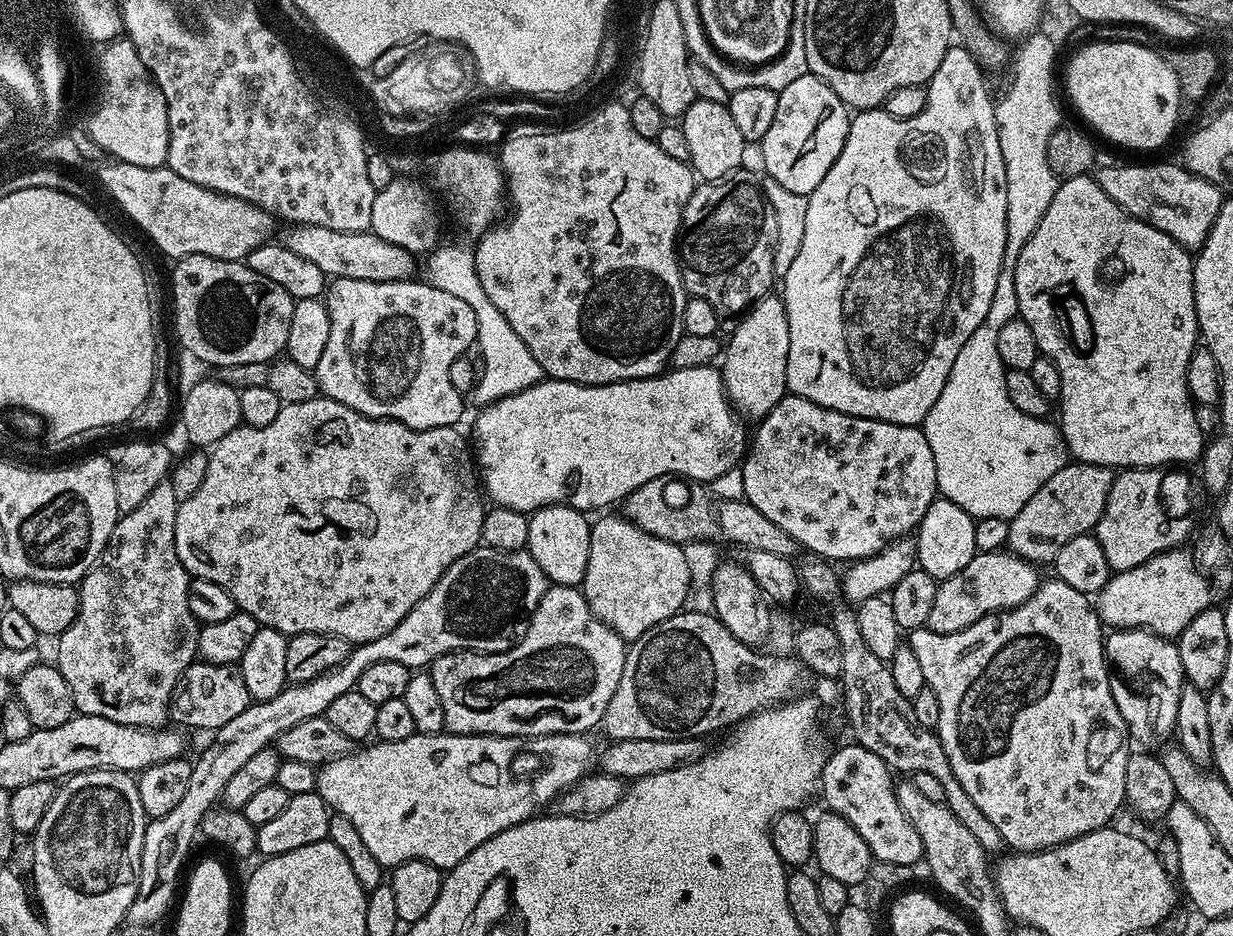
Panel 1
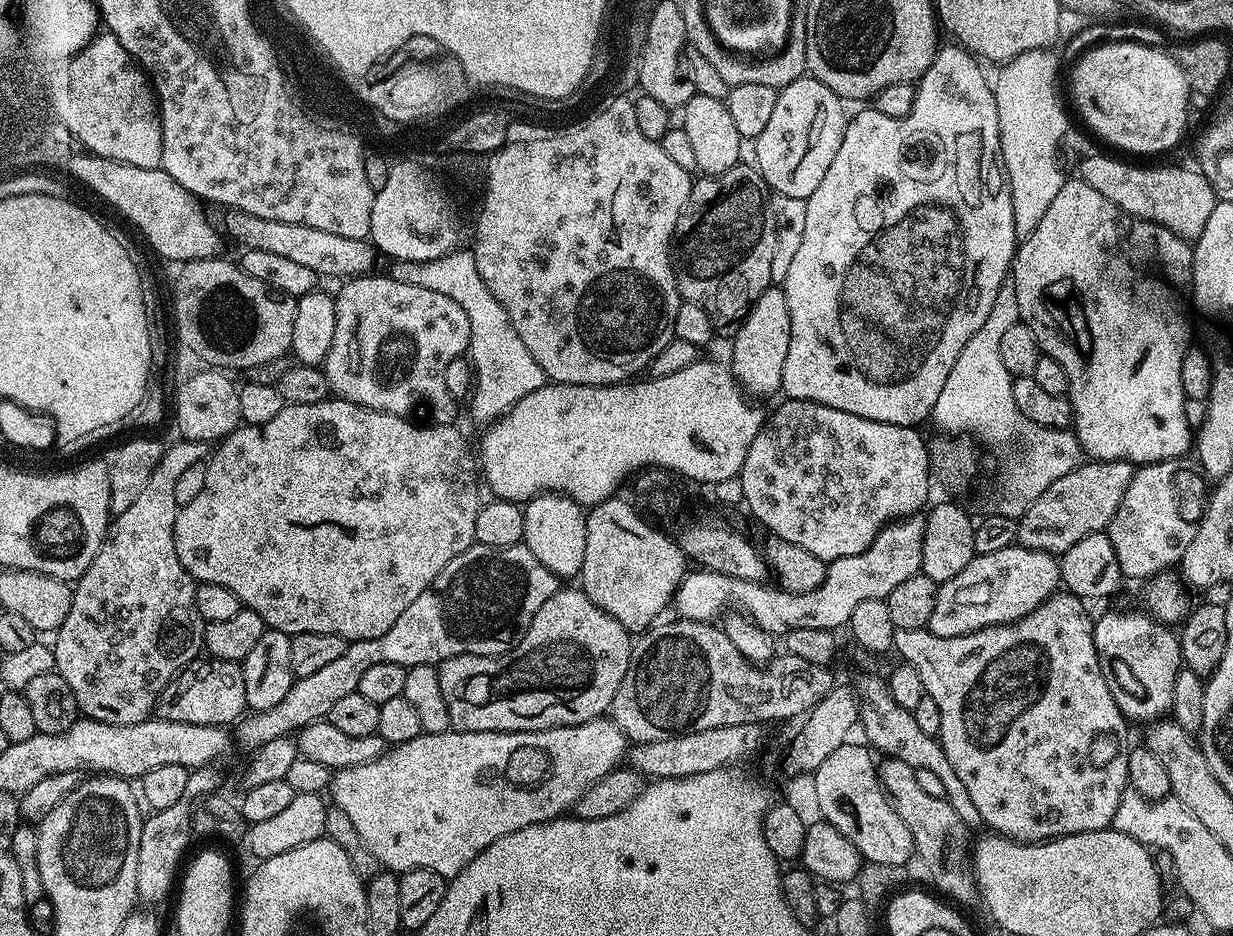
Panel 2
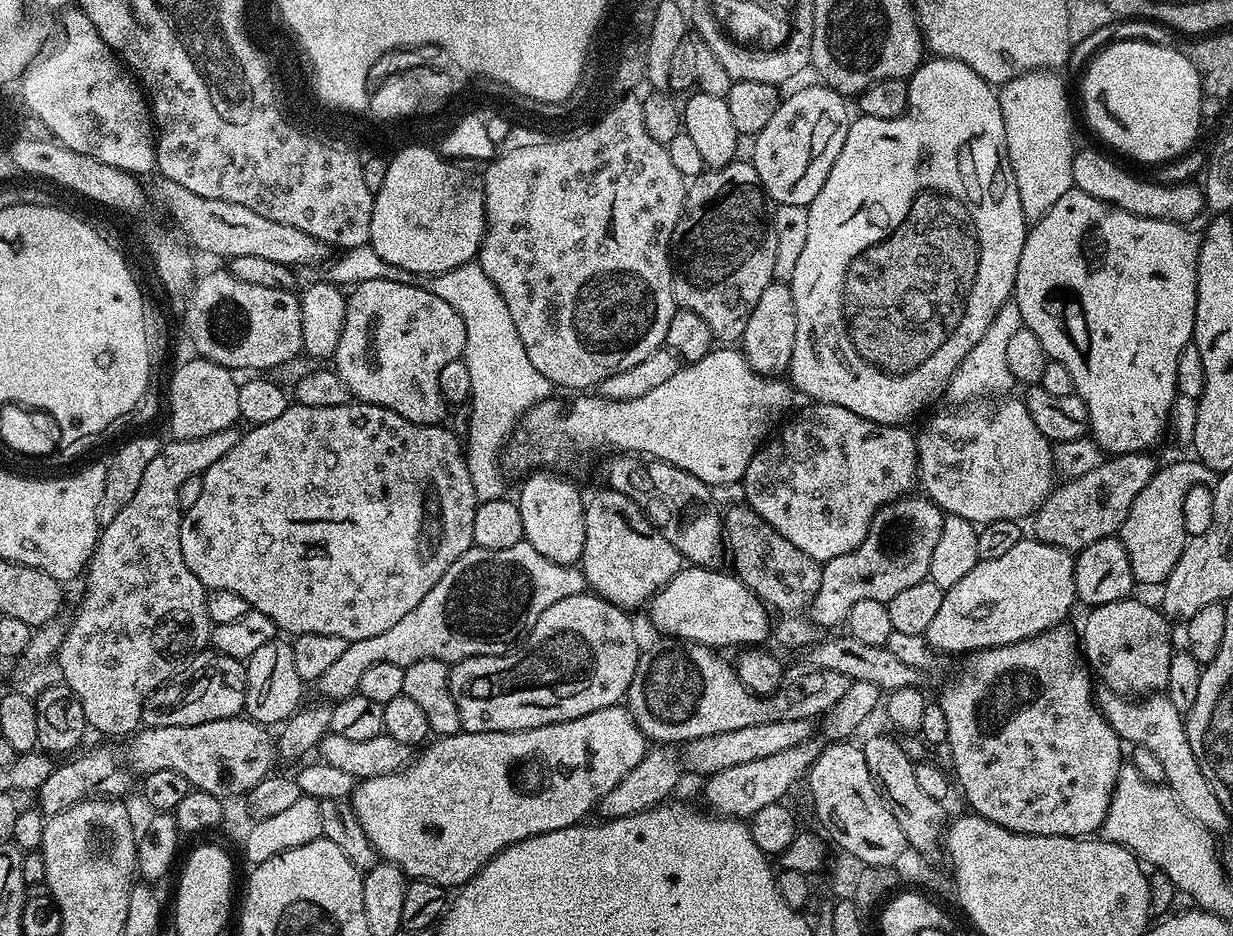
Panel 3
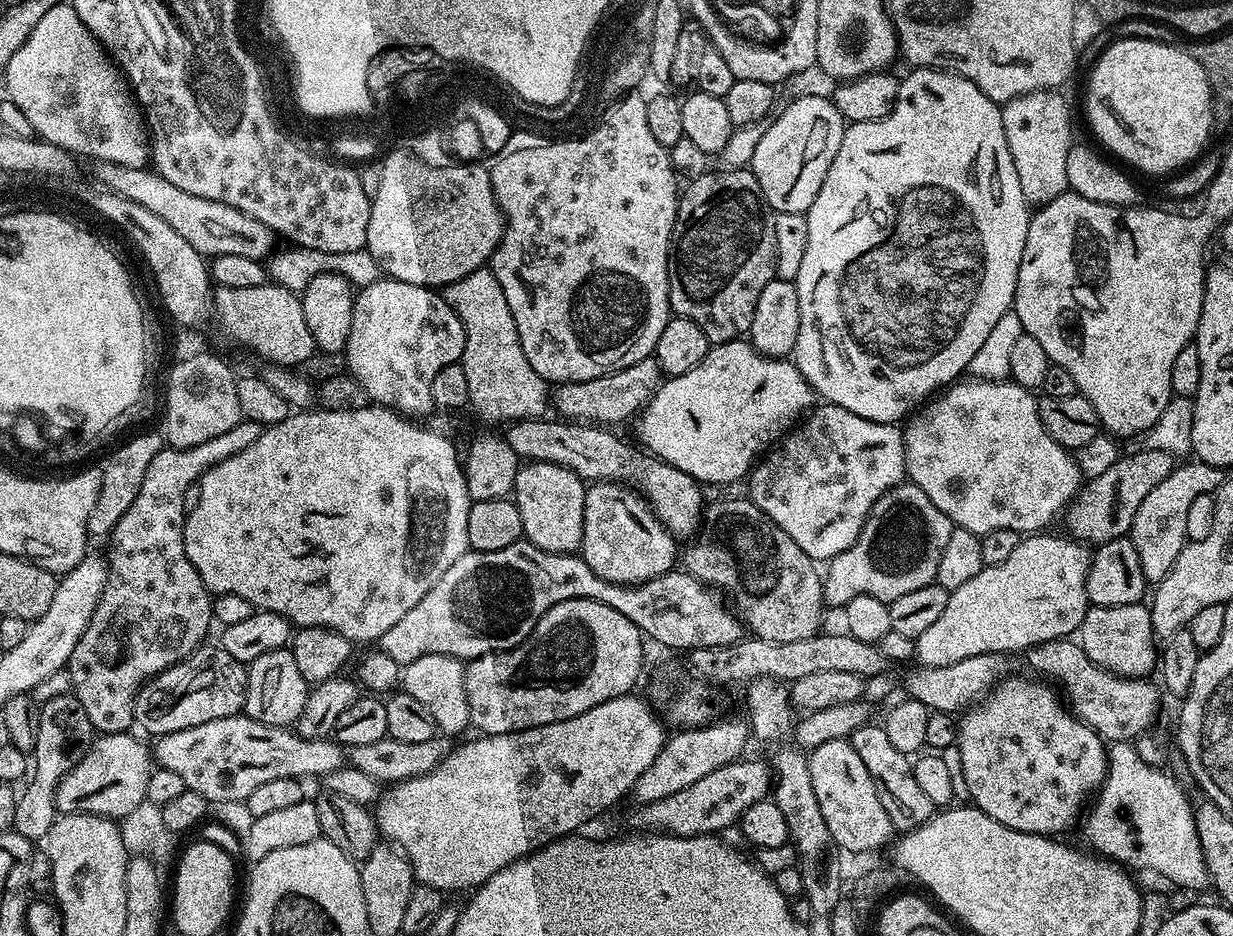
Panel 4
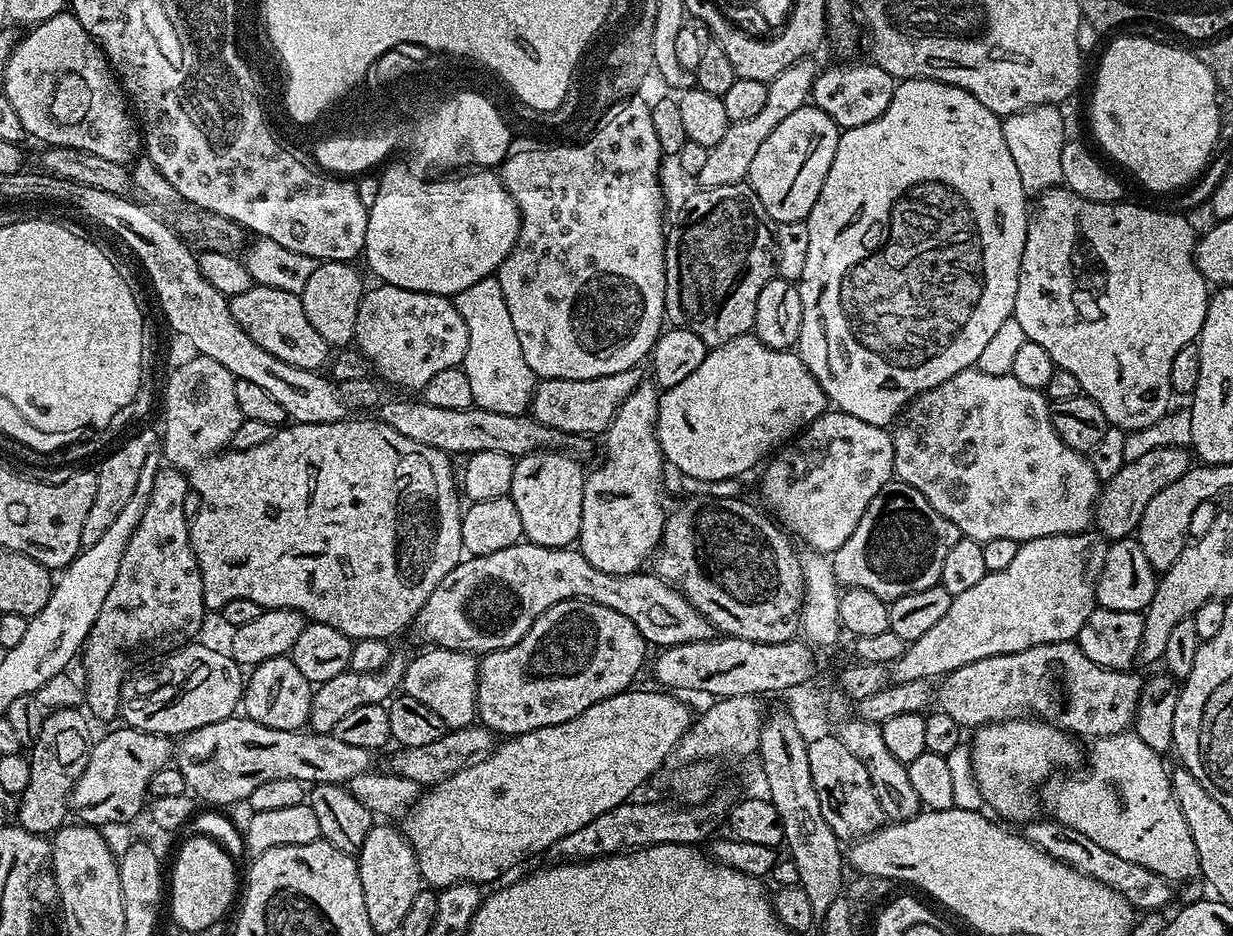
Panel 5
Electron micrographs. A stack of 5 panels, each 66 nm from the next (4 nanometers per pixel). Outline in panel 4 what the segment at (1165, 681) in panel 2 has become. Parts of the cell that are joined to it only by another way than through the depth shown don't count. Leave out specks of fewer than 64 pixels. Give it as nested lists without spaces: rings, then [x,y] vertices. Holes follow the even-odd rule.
[[[1143,603],[1113,608],[1089,607],[1078,629],[1078,643],[1094,663],[1117,676],[1144,678],[1158,664],[1158,638],[1152,633],[1152,613]]]

